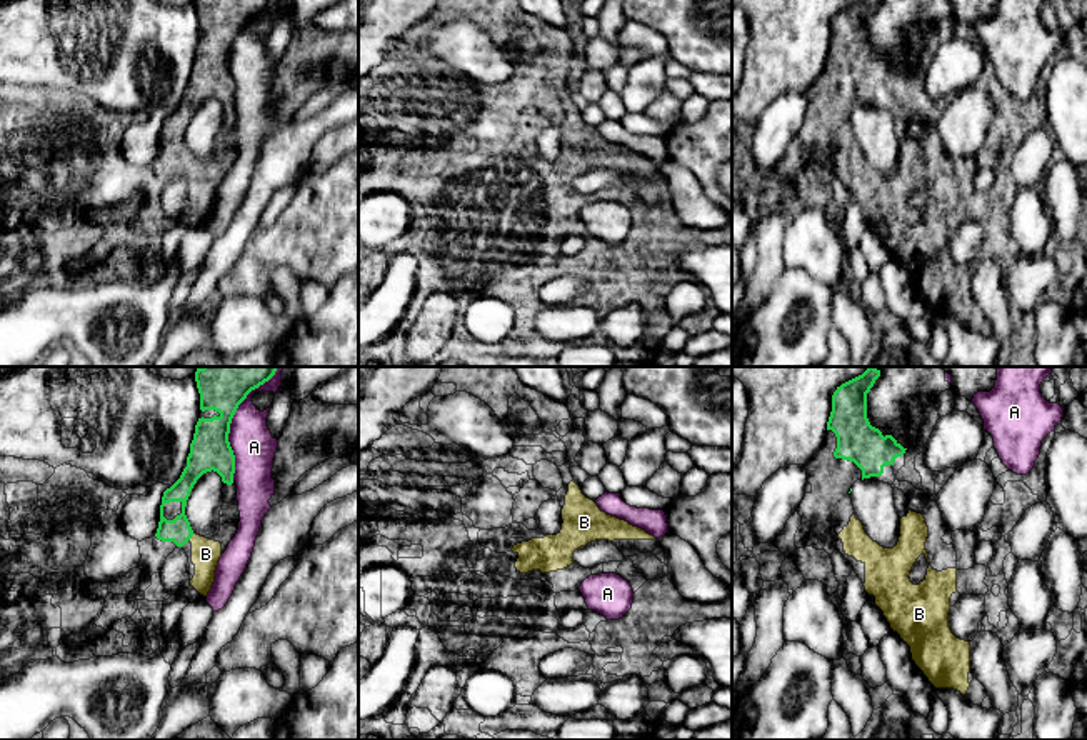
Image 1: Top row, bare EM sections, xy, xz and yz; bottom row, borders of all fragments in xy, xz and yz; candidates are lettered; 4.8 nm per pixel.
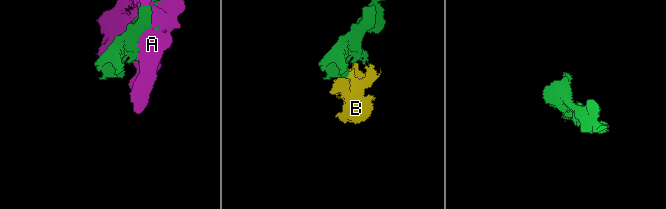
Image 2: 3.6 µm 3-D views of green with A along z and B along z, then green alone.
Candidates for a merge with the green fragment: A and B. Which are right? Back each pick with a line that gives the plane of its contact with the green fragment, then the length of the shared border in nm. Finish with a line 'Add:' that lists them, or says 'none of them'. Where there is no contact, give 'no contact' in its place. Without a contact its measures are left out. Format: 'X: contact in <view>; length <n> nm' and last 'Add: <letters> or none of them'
B: contact in xy; length 40 nm
Add: B

